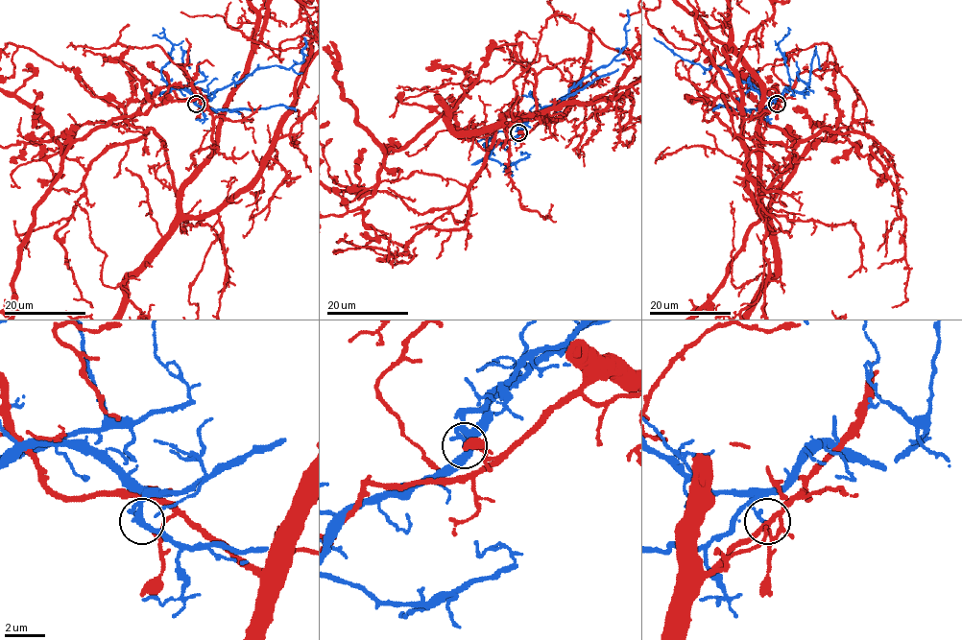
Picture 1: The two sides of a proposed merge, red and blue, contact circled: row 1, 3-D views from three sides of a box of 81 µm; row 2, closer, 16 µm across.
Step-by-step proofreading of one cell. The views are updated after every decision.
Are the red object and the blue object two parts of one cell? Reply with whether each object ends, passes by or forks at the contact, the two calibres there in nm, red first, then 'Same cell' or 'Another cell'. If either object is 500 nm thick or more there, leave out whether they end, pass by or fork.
At the ring red passes by. At the ring blue ends. Thickness 110 nm (red) against 200 nm. Another cell

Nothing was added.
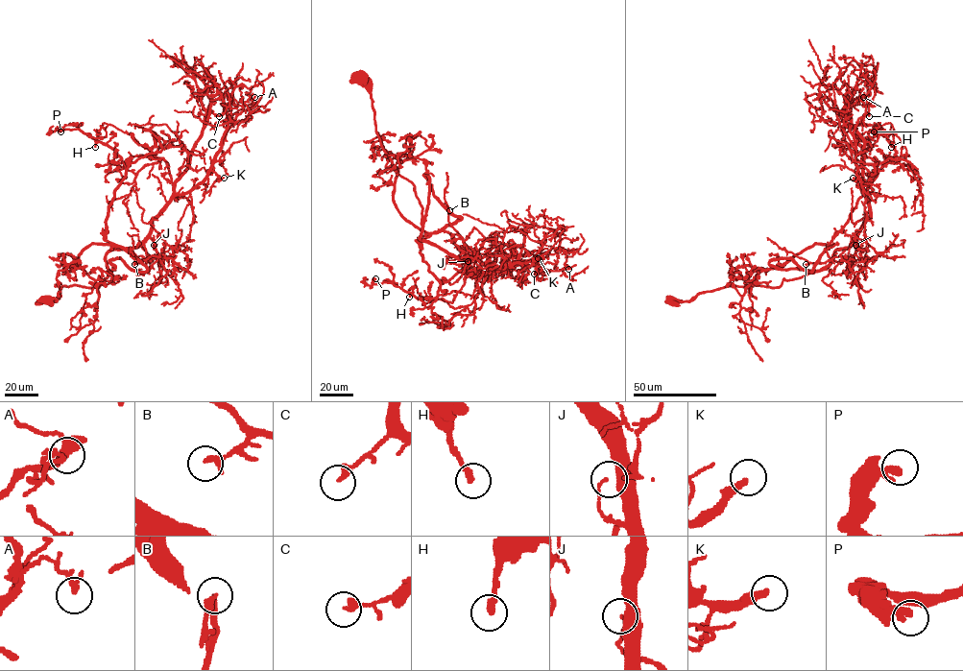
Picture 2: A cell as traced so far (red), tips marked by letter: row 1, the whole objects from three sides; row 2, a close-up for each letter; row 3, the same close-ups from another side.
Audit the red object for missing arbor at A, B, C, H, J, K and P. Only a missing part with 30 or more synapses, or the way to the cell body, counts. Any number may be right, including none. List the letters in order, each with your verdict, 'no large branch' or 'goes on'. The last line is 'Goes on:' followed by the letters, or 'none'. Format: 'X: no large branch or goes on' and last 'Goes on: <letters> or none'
A: no large branch
B: no large branch
C: no large branch
H: no large branch
J: no large branch
K: goes on
P: no large branch
Goes on: K

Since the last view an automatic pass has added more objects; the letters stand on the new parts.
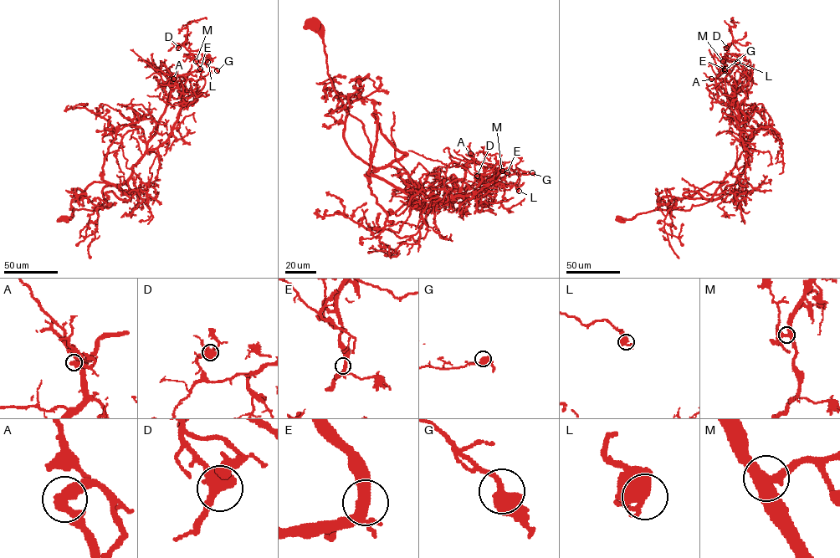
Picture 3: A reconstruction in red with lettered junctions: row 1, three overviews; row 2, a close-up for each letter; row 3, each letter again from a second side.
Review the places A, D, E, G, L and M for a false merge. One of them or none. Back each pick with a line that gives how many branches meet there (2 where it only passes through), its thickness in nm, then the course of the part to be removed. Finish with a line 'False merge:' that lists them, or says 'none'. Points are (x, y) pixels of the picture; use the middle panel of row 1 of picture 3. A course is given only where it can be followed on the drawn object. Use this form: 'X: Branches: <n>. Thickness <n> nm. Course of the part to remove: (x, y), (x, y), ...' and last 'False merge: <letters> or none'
A: Branches: 2. Thickness 460 nm. Course of the part to remove: (469, 153), (475, 164), (507, 172), (500, 171), (485, 180), (487, 185), (490, 181), (489, 186), (516, 183)
False merge: A

